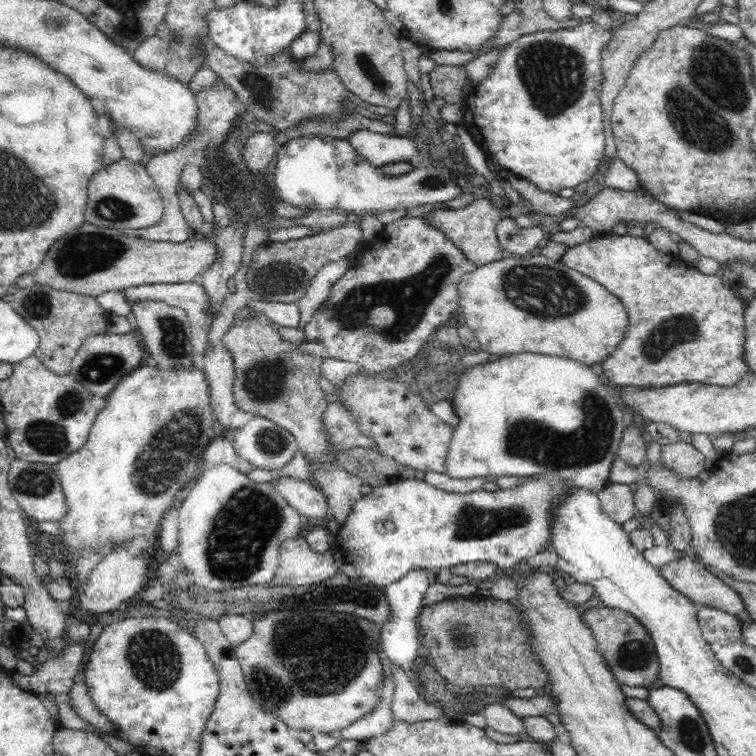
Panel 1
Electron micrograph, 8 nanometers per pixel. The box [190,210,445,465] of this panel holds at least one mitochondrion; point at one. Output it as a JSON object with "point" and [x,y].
{"point":[264,382]}

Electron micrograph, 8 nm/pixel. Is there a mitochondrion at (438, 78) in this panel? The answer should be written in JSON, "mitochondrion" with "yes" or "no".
{"mitochondrion":"no"}

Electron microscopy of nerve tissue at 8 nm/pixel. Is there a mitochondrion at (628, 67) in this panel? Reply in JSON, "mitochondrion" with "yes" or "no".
{"mitochondrion":"no"}

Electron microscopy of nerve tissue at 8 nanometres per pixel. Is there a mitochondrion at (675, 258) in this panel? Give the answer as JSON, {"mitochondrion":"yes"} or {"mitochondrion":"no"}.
{"mitochondrion":"no"}

